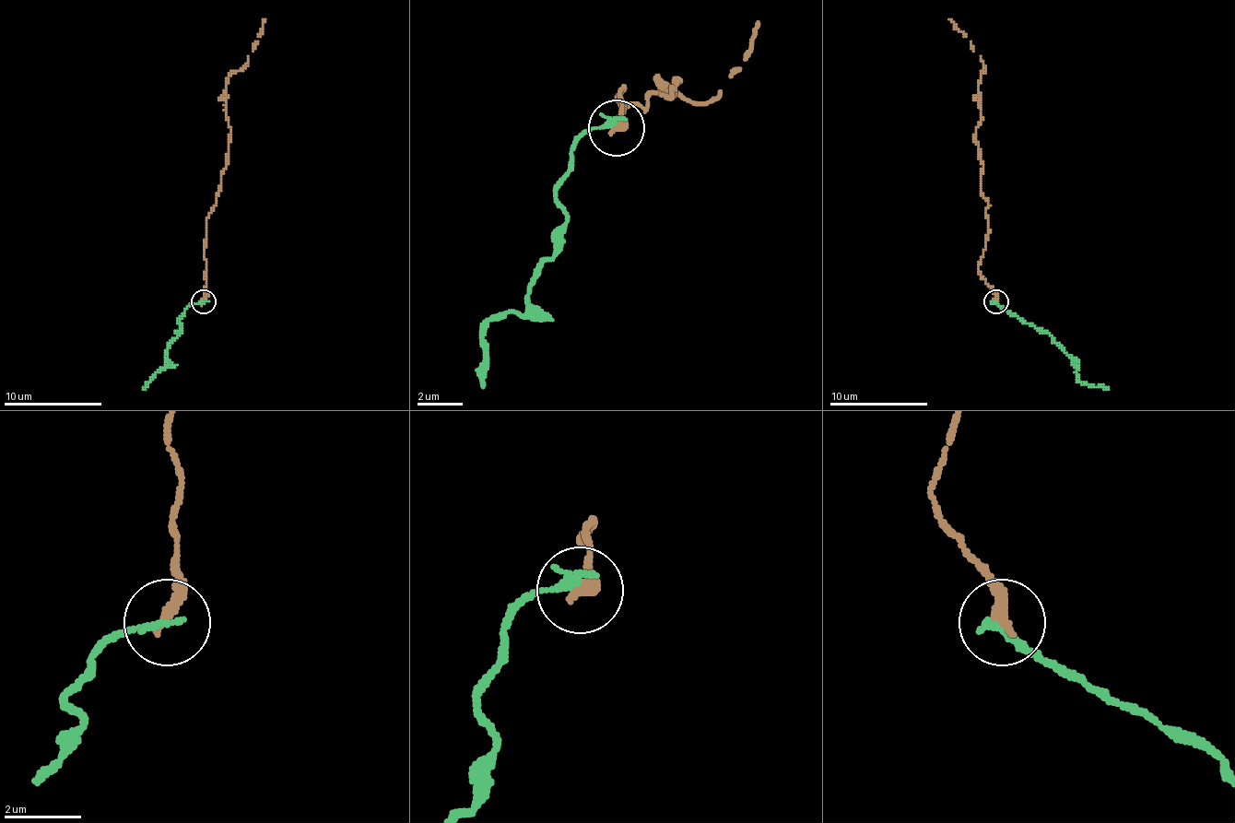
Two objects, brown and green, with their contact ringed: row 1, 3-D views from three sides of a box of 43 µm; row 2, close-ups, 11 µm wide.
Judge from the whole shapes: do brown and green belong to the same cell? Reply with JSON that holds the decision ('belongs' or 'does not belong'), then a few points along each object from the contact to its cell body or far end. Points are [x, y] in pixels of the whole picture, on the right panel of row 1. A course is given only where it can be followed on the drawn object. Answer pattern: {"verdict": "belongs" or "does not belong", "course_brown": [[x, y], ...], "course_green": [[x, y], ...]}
{"verdict": "does not belong", "course_brown": [[995, 300], [978, 269], [988, 217], [976, 139], [985, 65], [948, 19]], "course_green": [[995, 300], [1005, 311], [1044, 330], [1074, 365], [1081, 382], [1108, 389]]}

